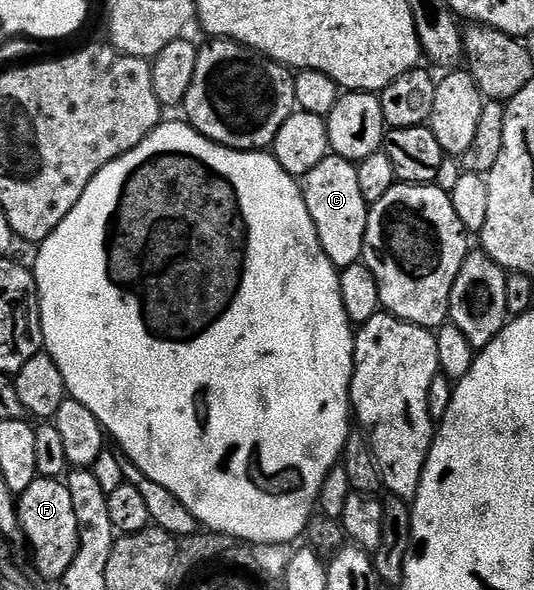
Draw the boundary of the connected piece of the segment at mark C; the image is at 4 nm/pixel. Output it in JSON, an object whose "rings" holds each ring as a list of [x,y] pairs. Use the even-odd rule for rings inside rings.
{"rings":[[[330,154],[323,158],[323,162],[319,162],[319,166],[315,166],[315,170],[303,177],[303,191],[311,222],[315,222],[319,242],[329,261],[339,270],[358,263],[365,250],[367,218],[371,205],[363,198],[363,190],[359,187],[357,164]]]}

